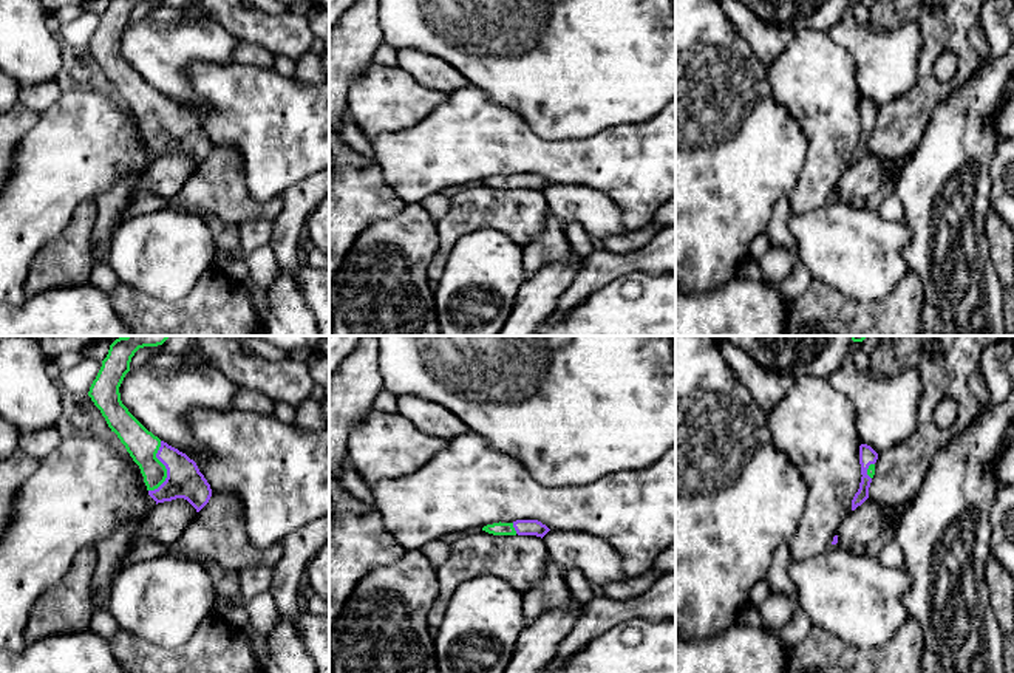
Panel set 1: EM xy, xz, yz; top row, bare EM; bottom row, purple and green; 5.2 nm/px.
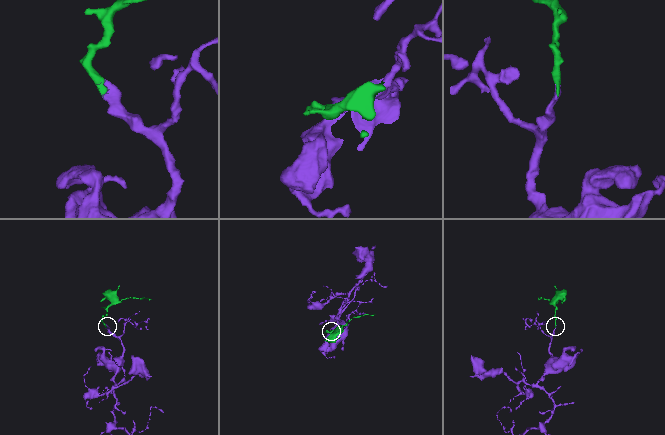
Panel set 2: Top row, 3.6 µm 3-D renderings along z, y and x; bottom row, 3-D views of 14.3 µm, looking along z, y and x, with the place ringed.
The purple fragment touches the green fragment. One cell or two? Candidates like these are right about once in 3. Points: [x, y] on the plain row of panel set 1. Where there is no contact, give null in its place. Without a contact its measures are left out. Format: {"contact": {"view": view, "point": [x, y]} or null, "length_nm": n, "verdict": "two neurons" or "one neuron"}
{"contact": {"view": "xy", "point": [166, 121]}, "length_nm": 280, "verdict": "one neuron"}

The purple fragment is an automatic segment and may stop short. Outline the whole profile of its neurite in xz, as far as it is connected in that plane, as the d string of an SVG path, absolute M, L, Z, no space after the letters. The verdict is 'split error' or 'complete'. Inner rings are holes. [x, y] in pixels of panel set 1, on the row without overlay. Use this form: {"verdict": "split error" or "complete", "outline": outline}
{"verdict": "split error", "outline": "M516 173L513 176L493 176L482 181L493 189L536 189L544 190L550 183L538 173Z"}

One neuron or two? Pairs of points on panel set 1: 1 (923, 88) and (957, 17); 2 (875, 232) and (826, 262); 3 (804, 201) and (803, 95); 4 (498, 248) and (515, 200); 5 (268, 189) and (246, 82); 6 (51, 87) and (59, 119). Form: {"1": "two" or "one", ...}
{"1": "one", "2": "one", "3": "one", "4": "two", "5": "one", "6": "two"}

